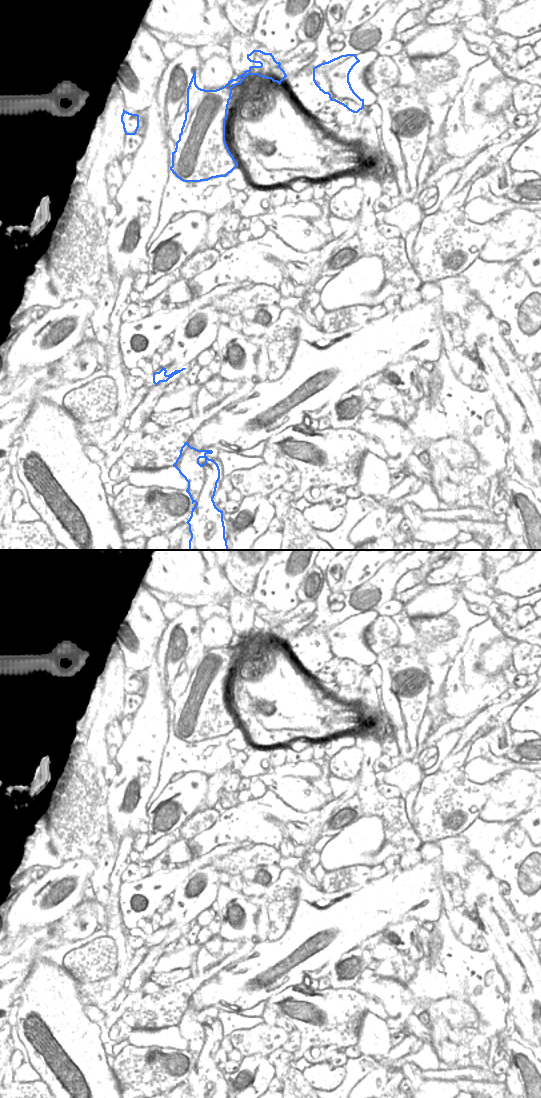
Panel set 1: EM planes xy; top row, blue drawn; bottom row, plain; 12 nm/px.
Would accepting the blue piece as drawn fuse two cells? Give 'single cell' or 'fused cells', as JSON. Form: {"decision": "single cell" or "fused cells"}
{"decision": "fused cells"}

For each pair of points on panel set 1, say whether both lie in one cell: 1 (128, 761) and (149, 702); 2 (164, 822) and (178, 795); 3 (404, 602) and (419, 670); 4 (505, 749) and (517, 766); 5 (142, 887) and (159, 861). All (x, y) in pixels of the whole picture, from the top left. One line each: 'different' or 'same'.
1: same
2: same
3: same
4: same
5: different

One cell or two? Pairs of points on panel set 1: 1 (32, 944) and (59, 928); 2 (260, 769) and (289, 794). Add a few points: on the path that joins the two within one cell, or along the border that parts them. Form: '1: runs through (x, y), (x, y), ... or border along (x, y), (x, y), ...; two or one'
1: runs through (39, 940), (52, 935); one
2: border along (272, 774), (266, 774), (256, 779); two

